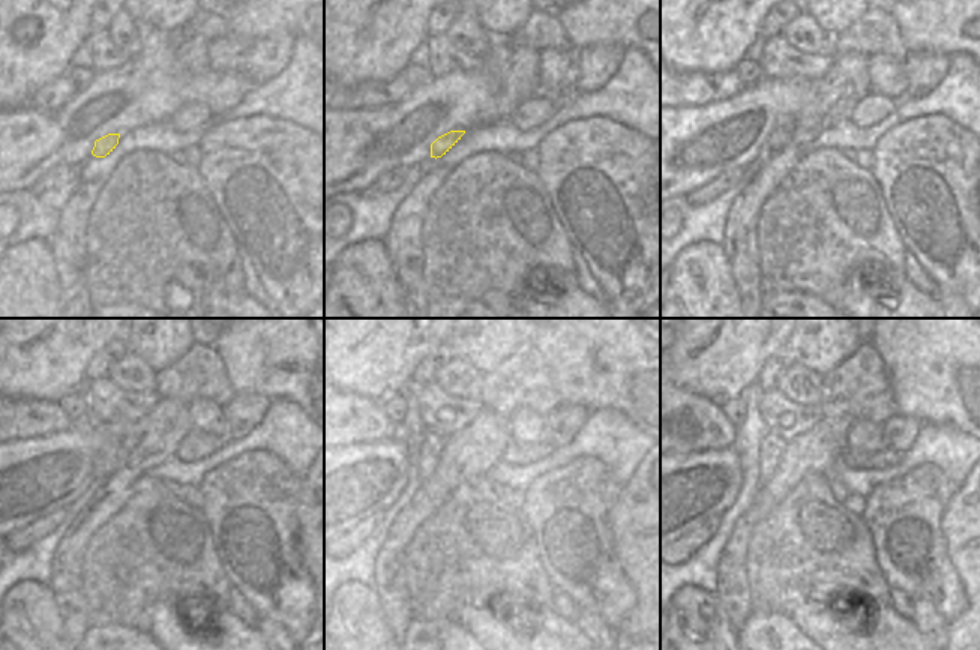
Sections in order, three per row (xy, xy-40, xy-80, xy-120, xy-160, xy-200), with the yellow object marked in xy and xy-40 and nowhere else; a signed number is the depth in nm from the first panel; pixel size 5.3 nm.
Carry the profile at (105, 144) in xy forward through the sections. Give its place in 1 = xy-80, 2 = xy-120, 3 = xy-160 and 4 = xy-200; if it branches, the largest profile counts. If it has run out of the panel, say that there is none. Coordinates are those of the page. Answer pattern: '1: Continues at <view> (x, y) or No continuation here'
1: Continues at xy-80 (779, 138)
2: Continues at xy-120 (107, 460)
3: Continues at xy-160 (426, 460)
4: Continues at xy-200 (772, 448)

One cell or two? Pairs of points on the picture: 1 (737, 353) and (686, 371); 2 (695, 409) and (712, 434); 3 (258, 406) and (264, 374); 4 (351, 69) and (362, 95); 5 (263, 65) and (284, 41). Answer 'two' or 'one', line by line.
1: one
2: one
3: two
4: two
5: one

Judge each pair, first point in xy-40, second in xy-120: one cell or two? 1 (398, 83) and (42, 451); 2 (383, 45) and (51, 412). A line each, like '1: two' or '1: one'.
1: two
2: two

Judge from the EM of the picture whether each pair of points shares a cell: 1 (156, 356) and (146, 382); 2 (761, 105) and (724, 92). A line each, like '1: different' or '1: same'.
1: different
2: different

